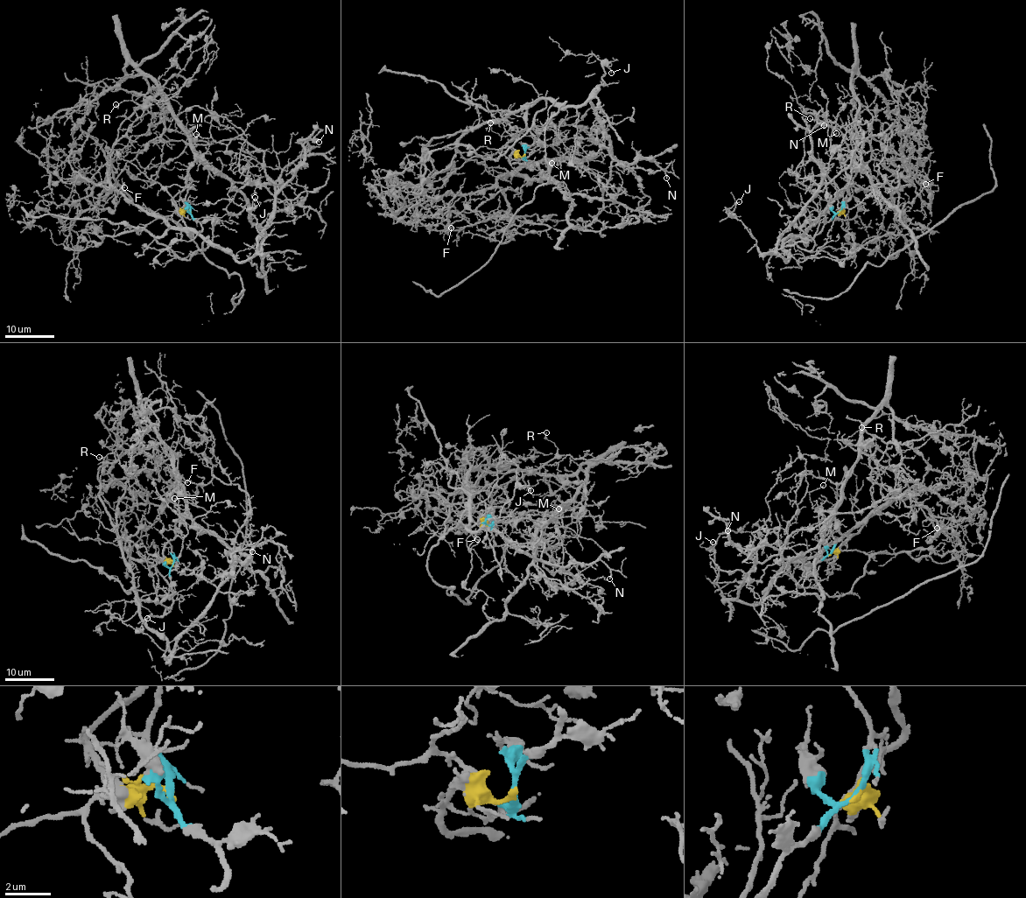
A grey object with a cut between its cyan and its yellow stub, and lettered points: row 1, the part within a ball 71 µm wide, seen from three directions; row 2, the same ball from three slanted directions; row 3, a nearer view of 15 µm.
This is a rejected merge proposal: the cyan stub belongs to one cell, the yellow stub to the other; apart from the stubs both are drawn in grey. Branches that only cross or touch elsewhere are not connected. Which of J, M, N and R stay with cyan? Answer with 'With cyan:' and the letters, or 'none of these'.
With cyan: J, M, N, R

